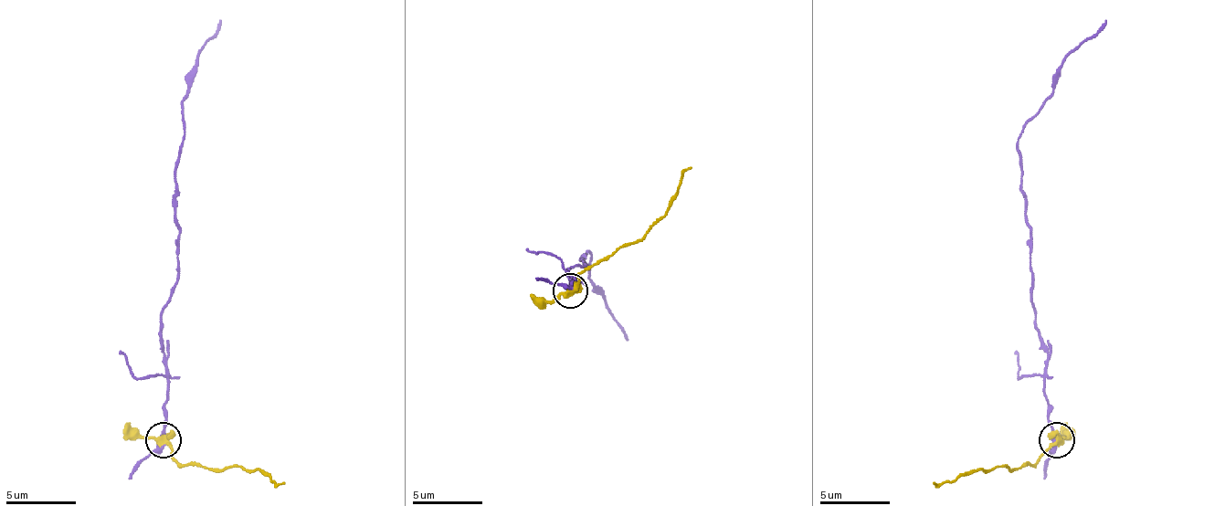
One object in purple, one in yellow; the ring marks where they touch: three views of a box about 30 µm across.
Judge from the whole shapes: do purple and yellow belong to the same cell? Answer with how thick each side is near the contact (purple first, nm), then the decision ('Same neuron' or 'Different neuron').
Thickness 340 nm (purple) against 280 nm. Different neuron

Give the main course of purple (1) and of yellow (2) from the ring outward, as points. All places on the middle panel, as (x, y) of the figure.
1: (569, 291), (573, 280), (569, 280), (569, 270), (584, 267), (584, 256), (590, 253), (590, 280), (629, 341)
2: (569, 291), (586, 270), (650, 228), (679, 189), (679, 179), (692, 168)

